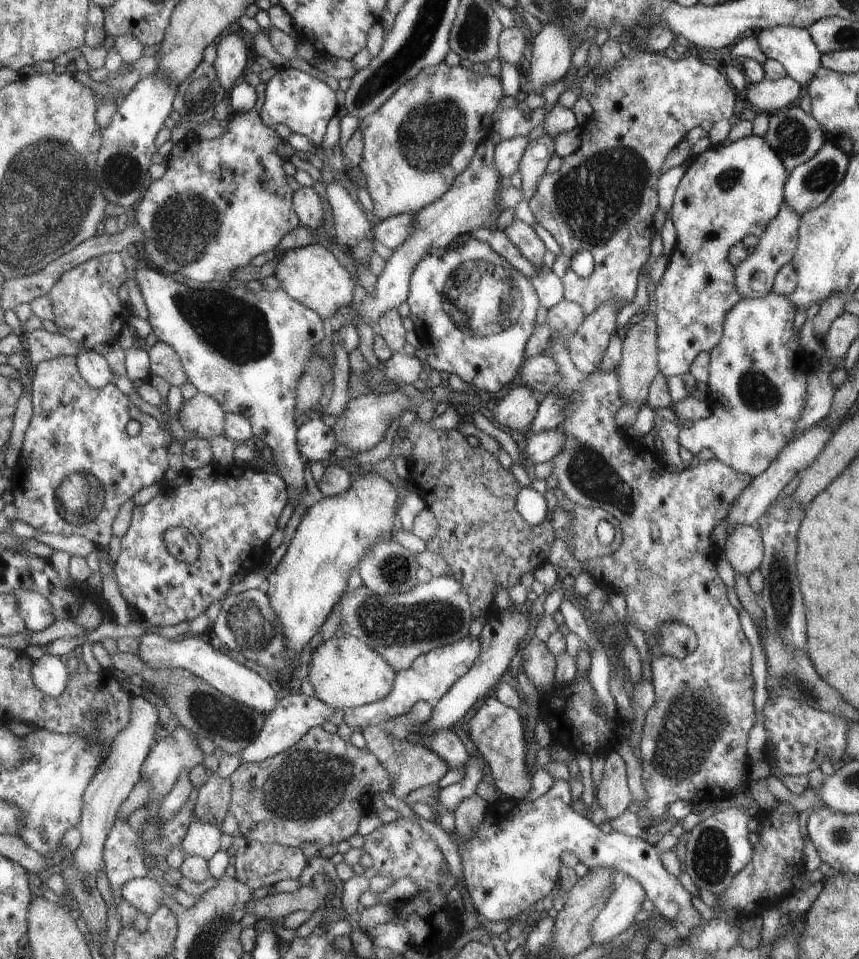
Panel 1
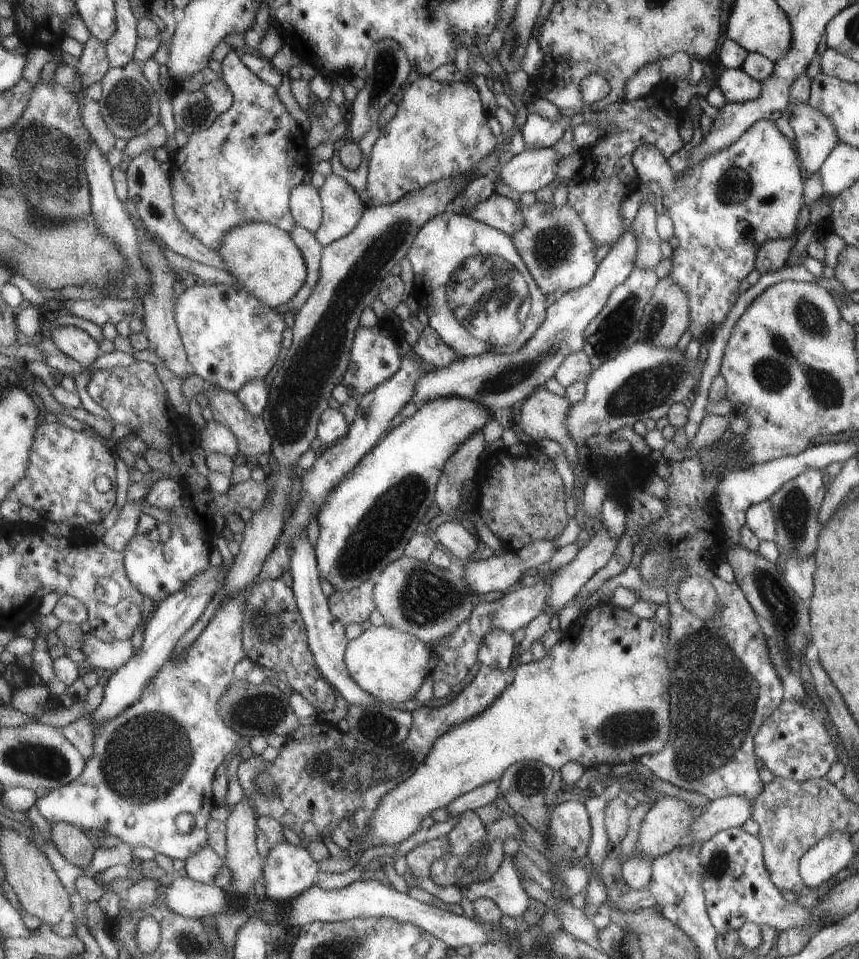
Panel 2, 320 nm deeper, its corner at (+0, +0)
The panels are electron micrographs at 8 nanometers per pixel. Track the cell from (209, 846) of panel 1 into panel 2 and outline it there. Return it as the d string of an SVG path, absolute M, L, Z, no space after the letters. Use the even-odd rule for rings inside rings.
M208 845L186 861L187 876L196 882L211 885L213 878L221 872L225 864L223 858Z

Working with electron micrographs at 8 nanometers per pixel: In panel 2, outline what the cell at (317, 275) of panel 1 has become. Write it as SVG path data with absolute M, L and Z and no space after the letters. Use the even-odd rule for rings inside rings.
M249 222L229 230L218 252L229 268L227 272L272 308L293 300L308 281L308 263L293 236L270 223Z

